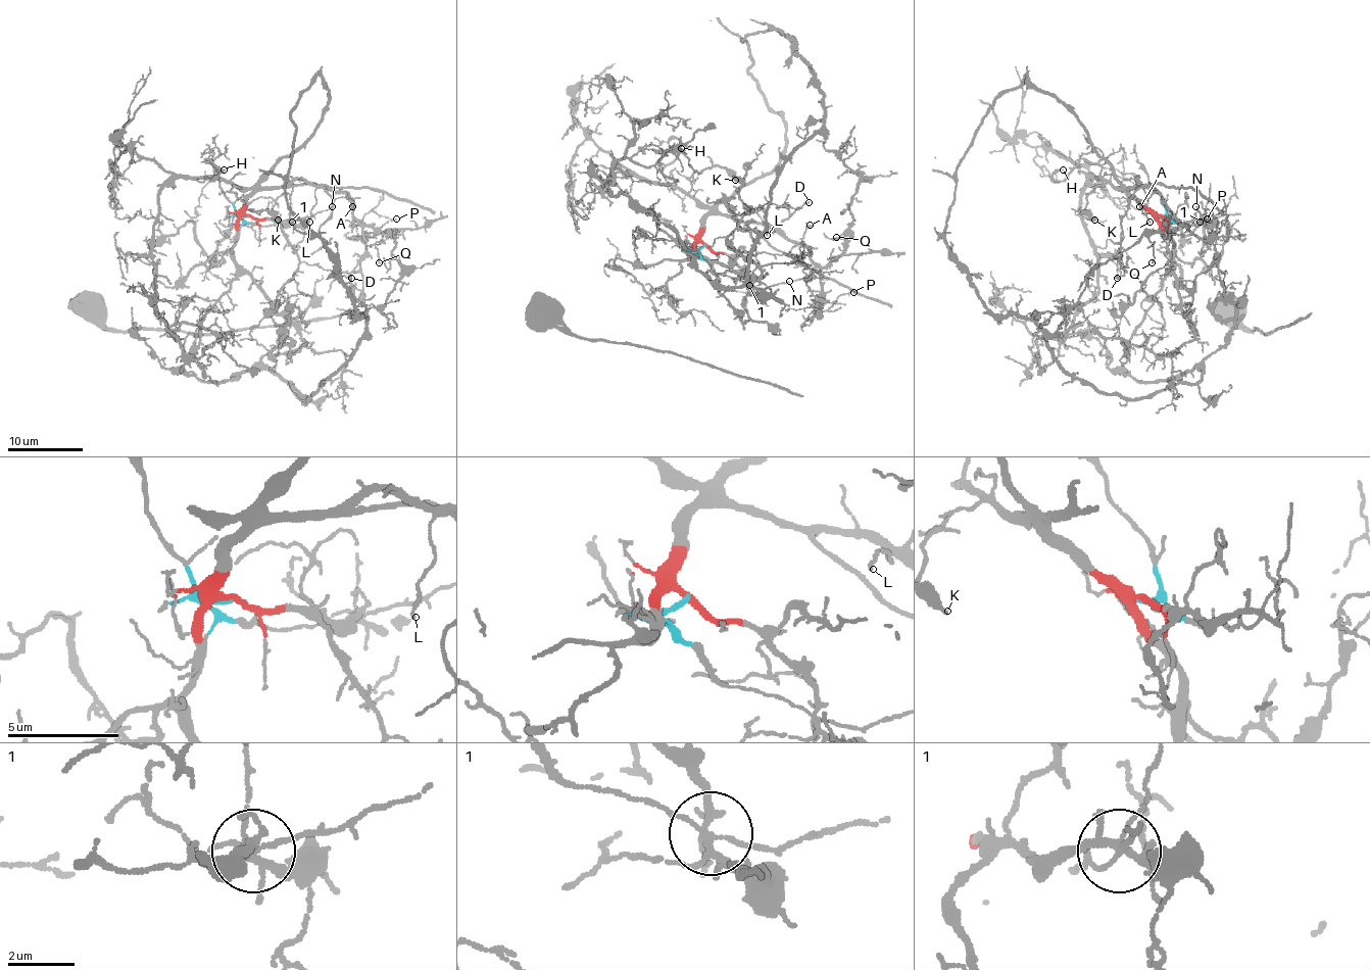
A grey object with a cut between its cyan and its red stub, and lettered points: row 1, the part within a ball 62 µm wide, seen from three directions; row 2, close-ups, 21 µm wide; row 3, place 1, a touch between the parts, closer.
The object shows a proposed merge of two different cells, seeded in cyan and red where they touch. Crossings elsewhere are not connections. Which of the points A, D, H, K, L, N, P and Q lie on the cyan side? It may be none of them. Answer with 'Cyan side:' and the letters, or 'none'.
Cyan side: N

